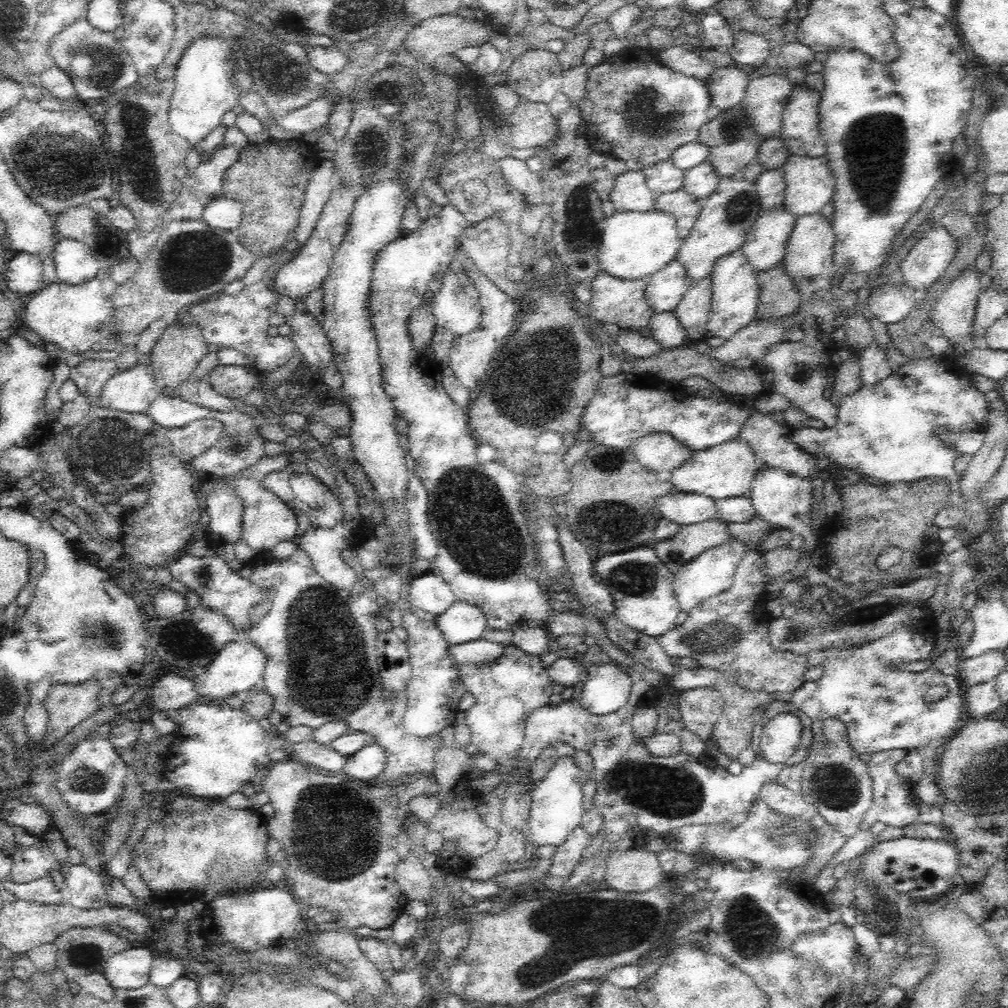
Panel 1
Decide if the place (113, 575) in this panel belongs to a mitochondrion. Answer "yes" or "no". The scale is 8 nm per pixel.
no

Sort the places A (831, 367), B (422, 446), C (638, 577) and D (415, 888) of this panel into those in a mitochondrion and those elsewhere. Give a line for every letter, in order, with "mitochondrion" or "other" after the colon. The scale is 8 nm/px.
A: other
B: other
C: mitochondrion
D: other

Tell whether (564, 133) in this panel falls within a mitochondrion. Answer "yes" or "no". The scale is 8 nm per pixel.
no

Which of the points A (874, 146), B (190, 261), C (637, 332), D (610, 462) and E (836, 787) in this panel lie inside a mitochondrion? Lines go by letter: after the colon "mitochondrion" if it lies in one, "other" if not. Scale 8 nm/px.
A: mitochondrion
B: mitochondrion
C: other
D: mitochondrion
E: mitochondrion

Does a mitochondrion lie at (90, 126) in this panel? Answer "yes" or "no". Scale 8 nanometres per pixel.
no

